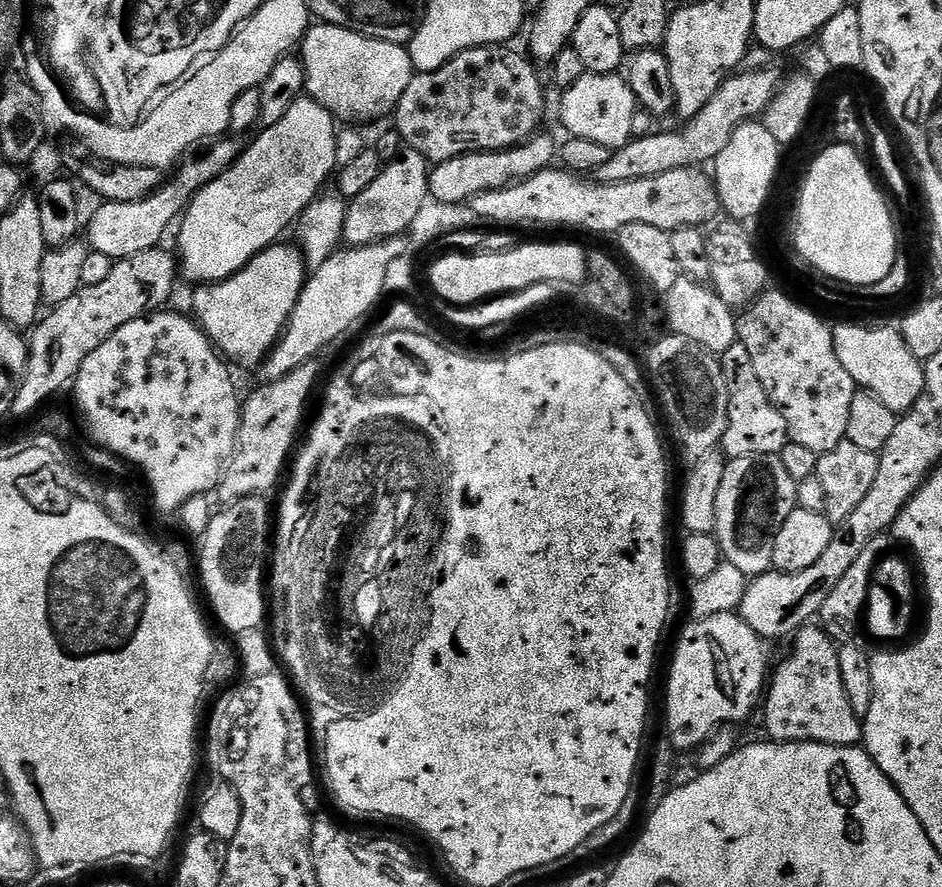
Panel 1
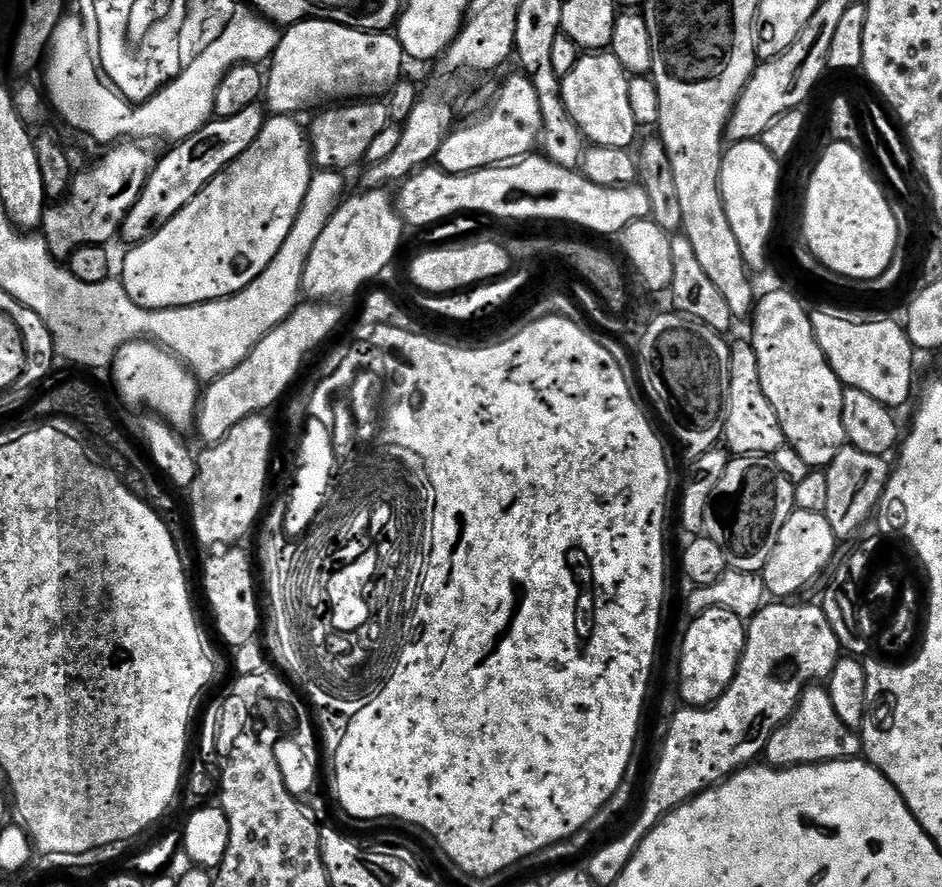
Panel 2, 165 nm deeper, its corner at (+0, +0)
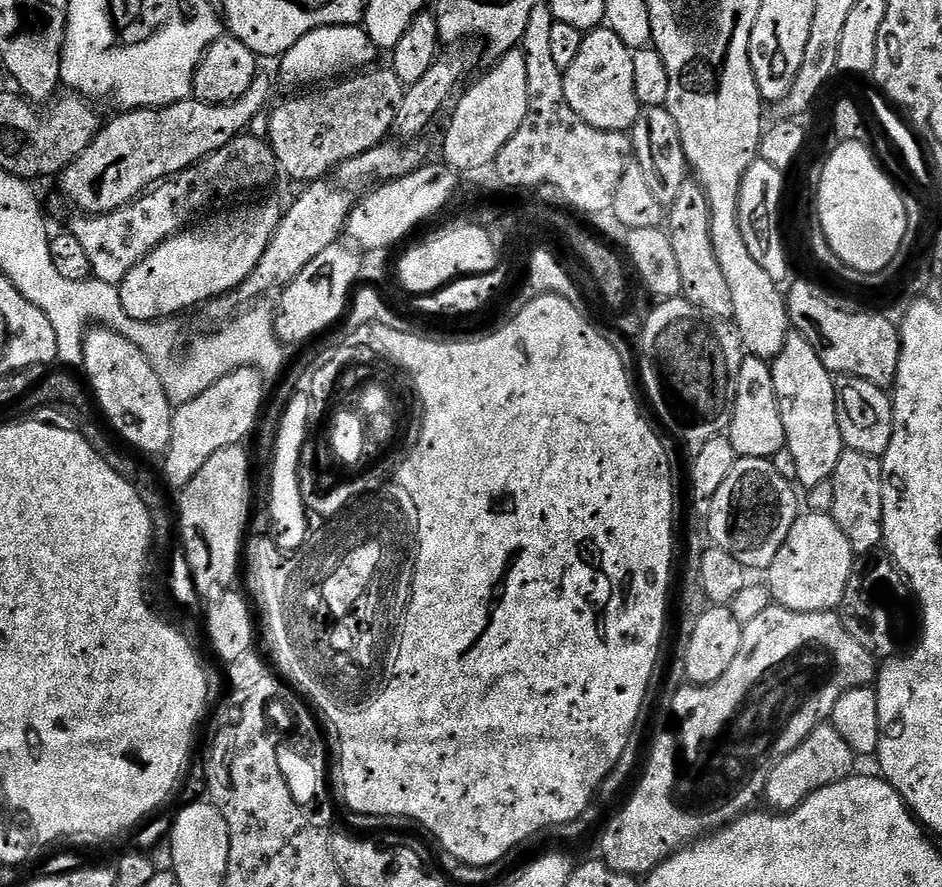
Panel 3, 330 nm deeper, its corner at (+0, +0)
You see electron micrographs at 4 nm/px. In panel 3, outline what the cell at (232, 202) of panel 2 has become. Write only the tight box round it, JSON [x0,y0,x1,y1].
[118,204,281,322]

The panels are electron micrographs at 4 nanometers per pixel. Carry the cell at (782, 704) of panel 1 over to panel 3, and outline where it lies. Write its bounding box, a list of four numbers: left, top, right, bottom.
[763,722,858,814]

